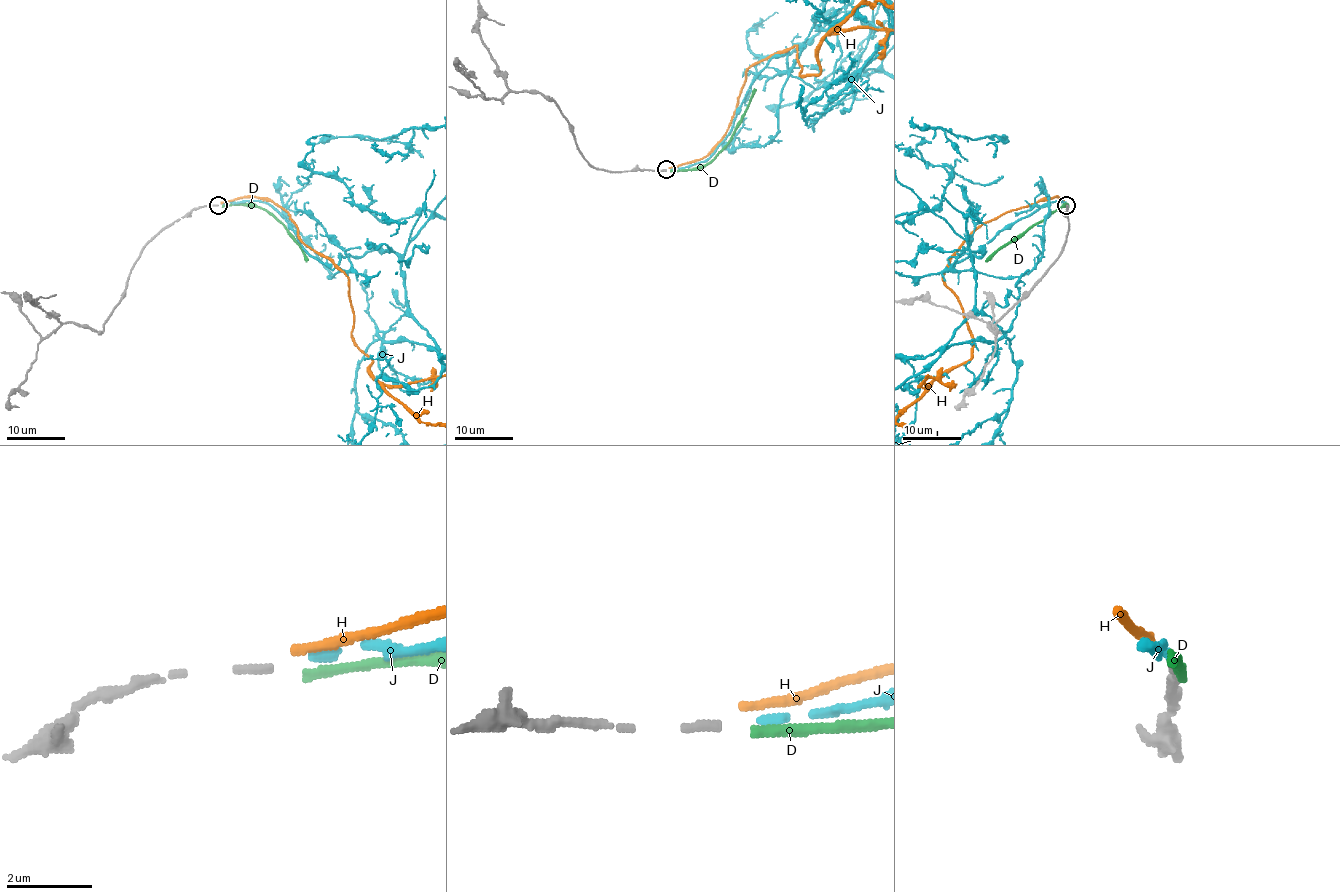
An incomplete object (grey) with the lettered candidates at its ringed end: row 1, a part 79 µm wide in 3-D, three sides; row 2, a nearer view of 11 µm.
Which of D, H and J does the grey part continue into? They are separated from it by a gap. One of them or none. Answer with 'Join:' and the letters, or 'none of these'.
Join: J

